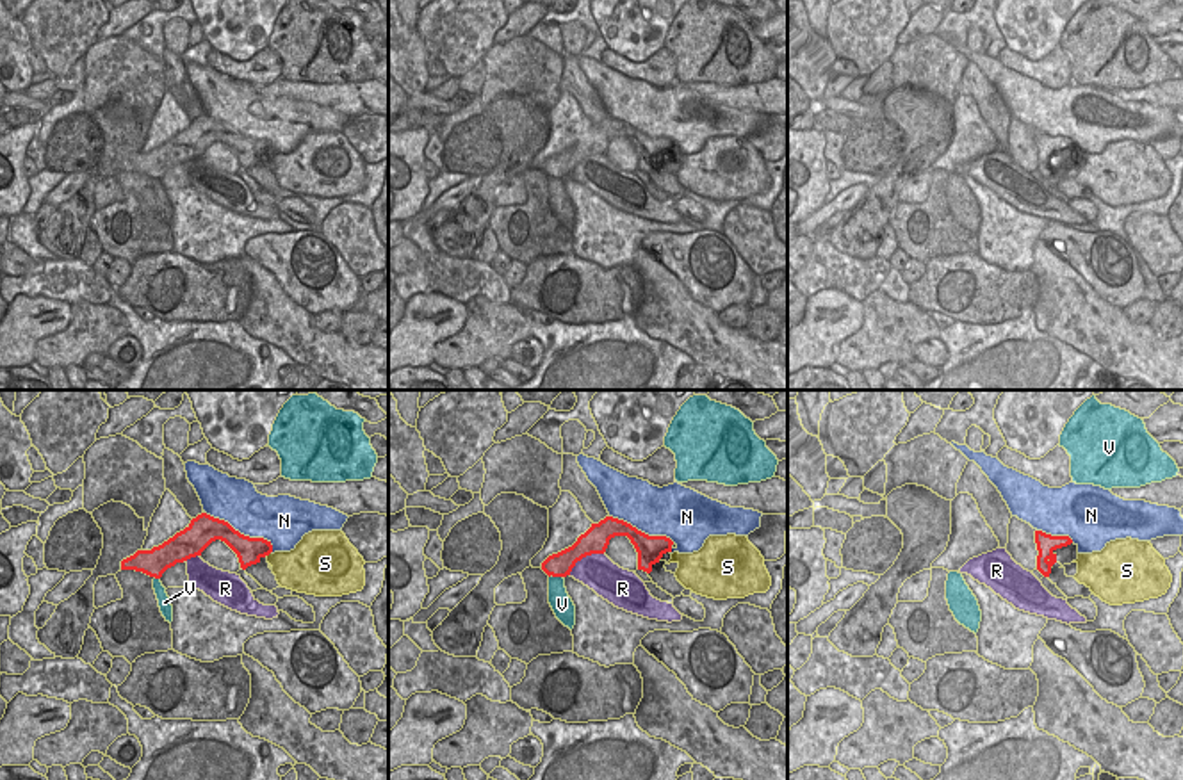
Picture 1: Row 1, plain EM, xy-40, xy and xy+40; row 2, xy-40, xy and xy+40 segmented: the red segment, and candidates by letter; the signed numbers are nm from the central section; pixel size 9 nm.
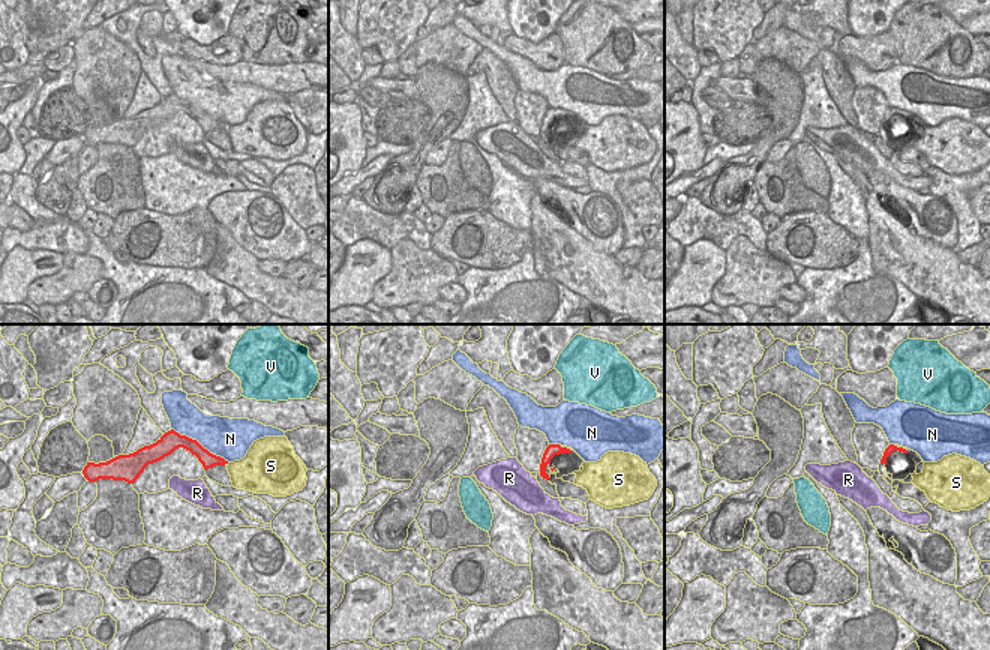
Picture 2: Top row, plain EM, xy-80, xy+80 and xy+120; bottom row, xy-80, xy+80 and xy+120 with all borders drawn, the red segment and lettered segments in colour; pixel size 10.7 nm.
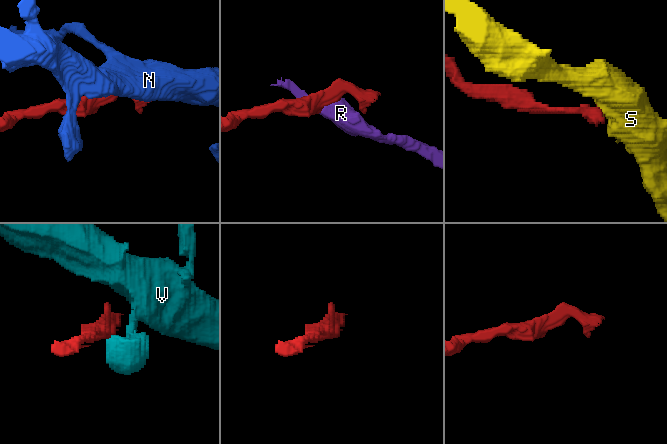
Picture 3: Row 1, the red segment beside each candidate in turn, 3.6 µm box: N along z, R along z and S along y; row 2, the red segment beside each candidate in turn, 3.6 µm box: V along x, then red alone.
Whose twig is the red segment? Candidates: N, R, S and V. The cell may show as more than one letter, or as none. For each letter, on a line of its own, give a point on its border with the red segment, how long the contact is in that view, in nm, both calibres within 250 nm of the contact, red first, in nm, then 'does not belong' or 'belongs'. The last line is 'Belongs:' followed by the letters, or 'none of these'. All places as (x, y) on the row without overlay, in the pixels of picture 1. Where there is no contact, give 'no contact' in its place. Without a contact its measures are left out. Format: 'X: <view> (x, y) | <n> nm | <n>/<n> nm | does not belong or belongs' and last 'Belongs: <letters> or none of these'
N: xy-40 (239, 134) | 700 nm | 240/400 nm | does not belong
R: xy (583, 157) | 380 nm | 240/320 nm | does not belong
S: xy-40 (266, 155) | 70 nm | 240/280 nm | does not belong
V: xy (554, 177) | 130 nm | 220/190 nm | does not belong
Belongs: none of these

